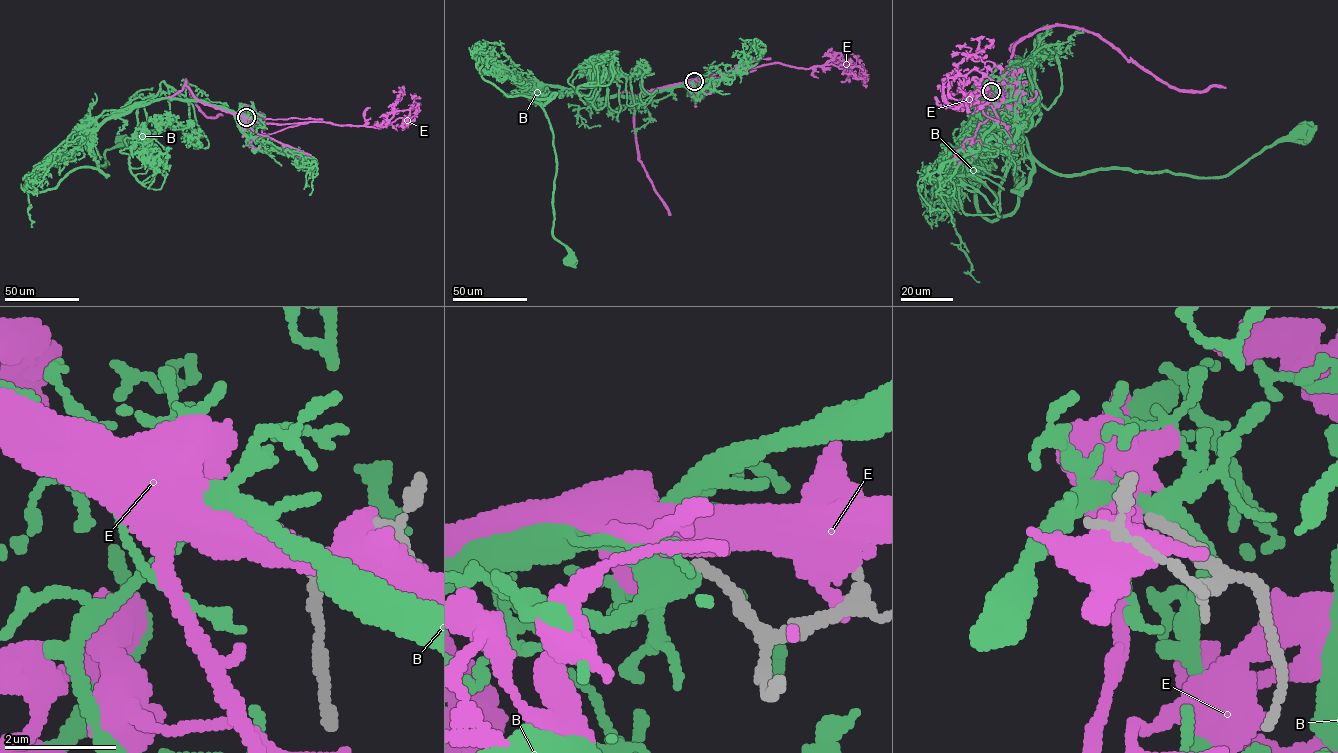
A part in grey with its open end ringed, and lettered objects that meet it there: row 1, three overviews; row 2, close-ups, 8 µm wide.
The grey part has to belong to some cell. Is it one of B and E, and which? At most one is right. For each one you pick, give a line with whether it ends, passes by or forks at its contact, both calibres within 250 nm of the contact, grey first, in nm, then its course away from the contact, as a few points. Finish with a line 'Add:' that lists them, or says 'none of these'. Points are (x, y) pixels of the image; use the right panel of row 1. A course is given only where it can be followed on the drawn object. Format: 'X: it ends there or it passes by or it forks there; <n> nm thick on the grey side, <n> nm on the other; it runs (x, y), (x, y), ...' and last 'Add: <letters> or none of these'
B: it forks there; 200 nm thick on the grey side, 320 nm on the other; it runs (992, 91), (1019, 57), (1000, 114), (1017, 144), (1059, 173), (1221, 177), (1304, 132)
Add: B

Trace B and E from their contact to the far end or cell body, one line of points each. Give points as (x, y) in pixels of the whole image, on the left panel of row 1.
B: (246, 117), (204, 102), (155, 99), (110, 116), (88, 134), (88, 152), (105, 167), (105, 151), (120, 140)
E: (246, 117), (272, 124), (323, 122), (381, 128), (396, 111), (412, 108), (413, 96), (416, 96)

